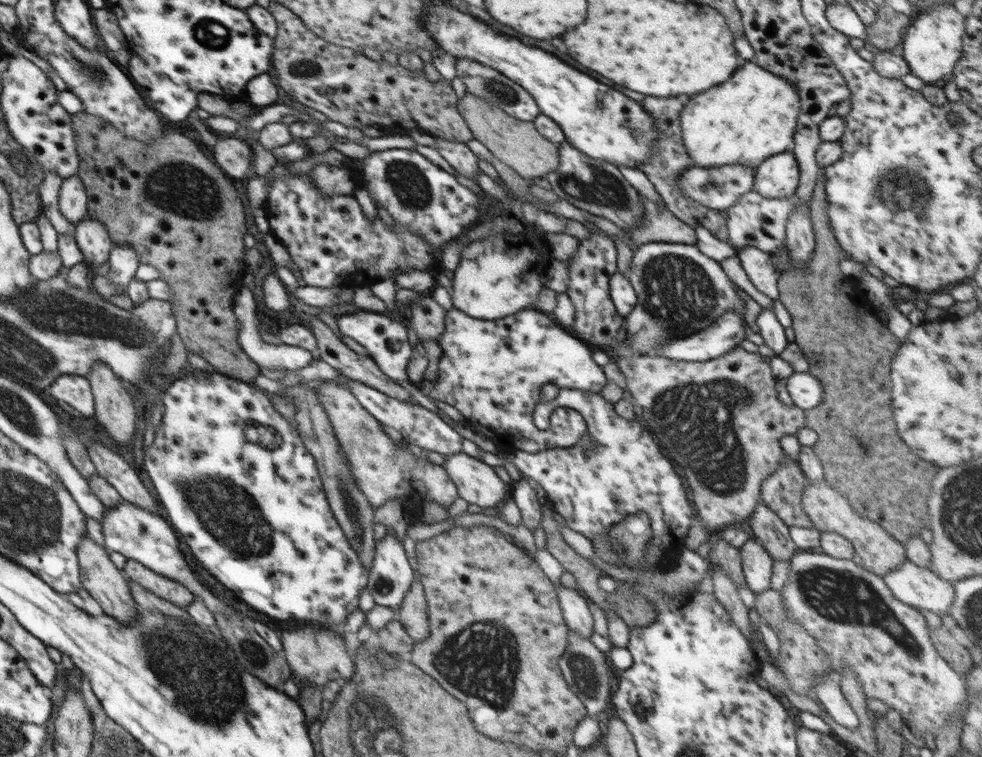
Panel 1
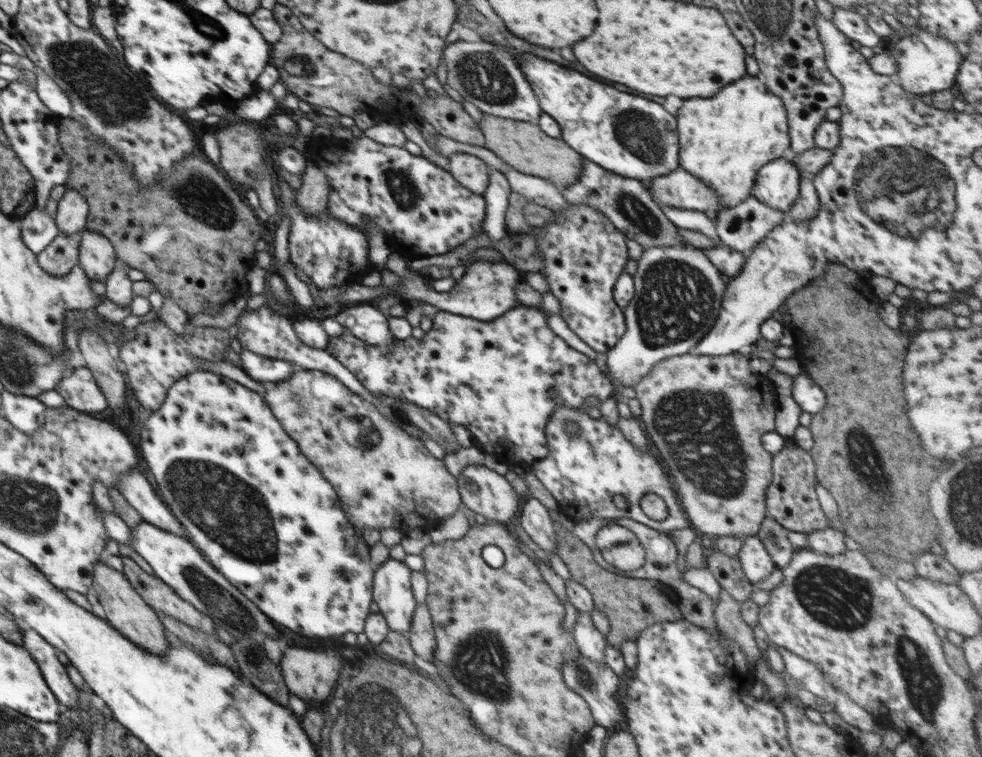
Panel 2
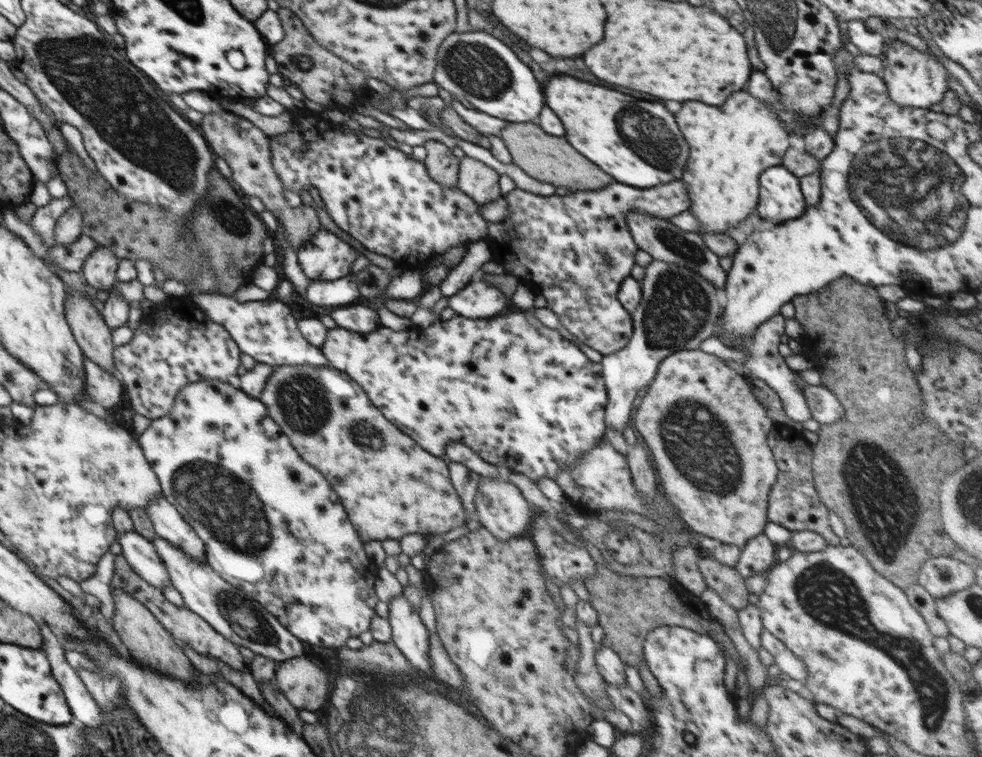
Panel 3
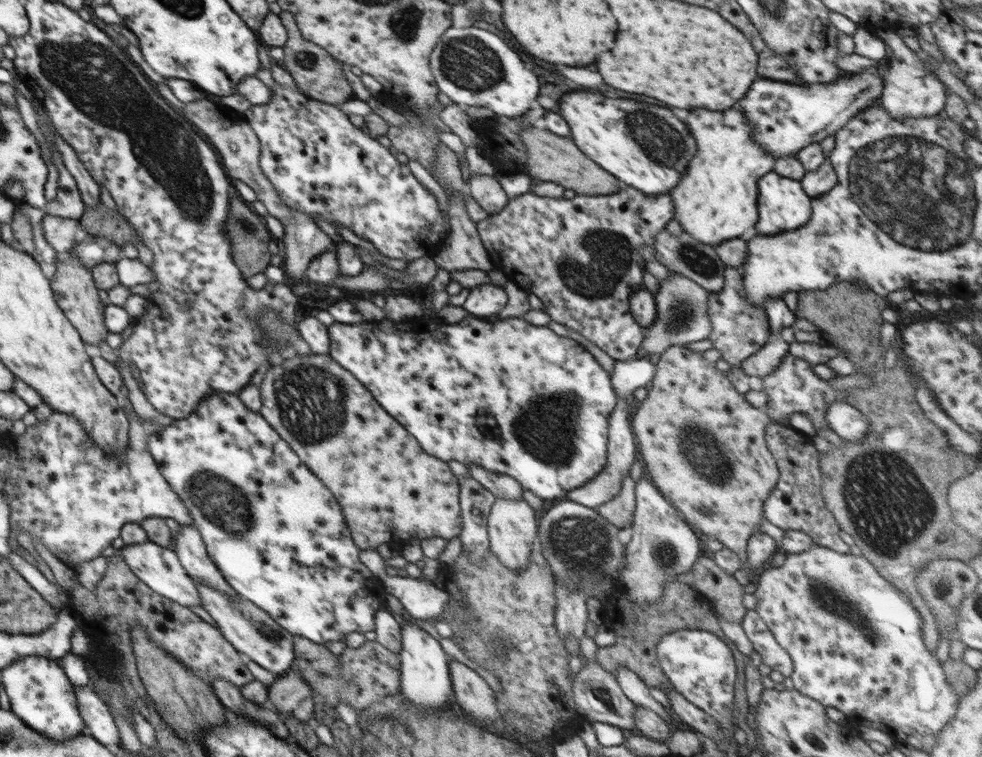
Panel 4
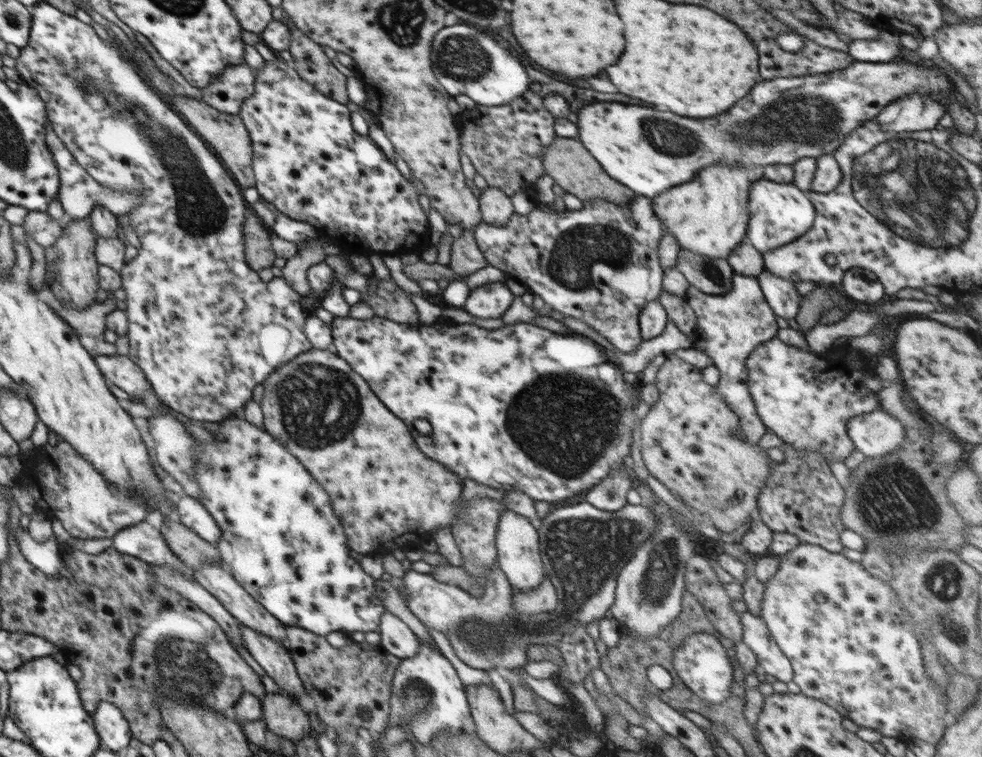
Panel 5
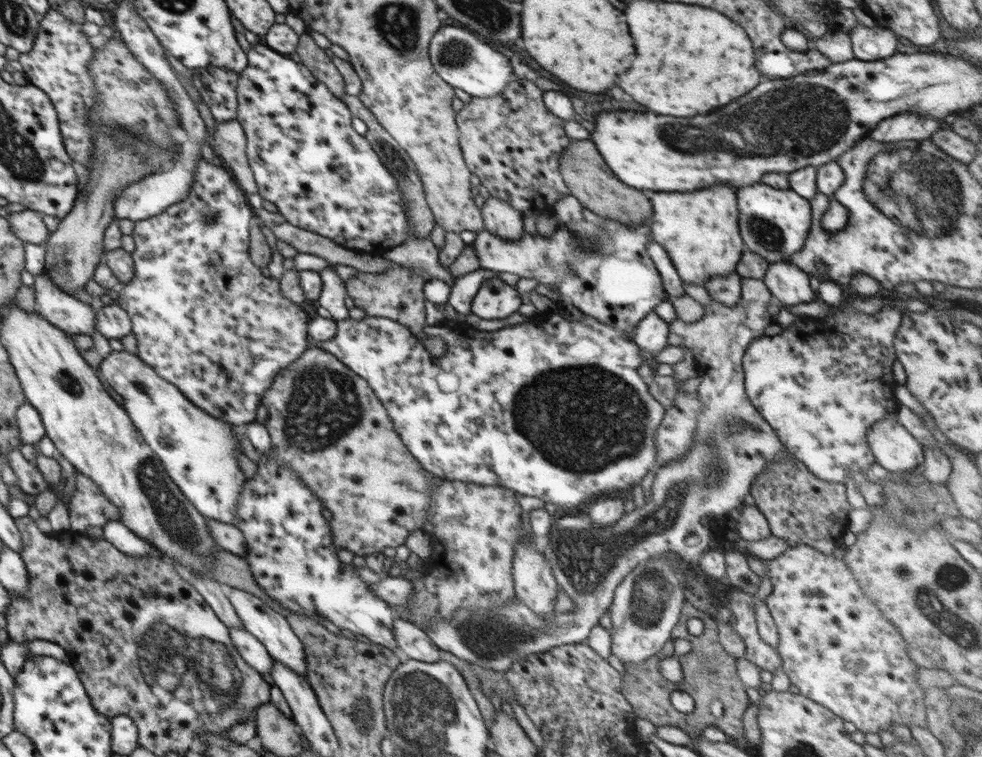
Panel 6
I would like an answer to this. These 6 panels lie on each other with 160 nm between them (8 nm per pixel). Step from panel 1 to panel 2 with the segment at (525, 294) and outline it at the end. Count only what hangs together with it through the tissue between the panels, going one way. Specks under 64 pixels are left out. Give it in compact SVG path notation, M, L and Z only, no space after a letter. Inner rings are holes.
M474 261L467 263L468 271L457 280L452 290L445 293L433 293L432 289L424 285L421 275L417 275L414 269L411 269L411 277L404 279L401 277L399 287L394 290L403 301L415 298L421 302L437 306L440 311L451 312L473 318L481 321L490 321L502 316L505 312L516 307L516 298L514 289L516 284L522 282L521 276L523 272L517 270L507 261Z

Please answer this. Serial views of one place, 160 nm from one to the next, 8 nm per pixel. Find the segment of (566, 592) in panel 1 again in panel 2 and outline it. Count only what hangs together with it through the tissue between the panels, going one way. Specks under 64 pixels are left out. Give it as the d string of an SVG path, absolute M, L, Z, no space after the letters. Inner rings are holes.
M579 612L573 637L582 656L587 656L592 662L605 663L604 650L606 650L607 639L594 628L590 613Z

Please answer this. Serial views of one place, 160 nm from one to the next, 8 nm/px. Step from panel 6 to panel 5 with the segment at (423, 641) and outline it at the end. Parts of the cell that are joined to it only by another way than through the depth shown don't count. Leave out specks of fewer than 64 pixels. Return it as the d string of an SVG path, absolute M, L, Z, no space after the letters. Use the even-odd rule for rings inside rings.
M385 611L381 616L380 645L399 659L412 658L421 645L416 634L398 616Z

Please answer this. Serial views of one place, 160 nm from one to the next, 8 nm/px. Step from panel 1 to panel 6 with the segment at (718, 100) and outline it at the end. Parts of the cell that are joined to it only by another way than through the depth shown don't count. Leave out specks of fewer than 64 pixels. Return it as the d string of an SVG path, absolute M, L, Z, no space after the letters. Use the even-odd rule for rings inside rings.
M716 184L694 194L658 192L650 198L654 216L650 222L651 240L663 246L683 282L702 285L713 276L735 272L745 248L738 232L736 188Z

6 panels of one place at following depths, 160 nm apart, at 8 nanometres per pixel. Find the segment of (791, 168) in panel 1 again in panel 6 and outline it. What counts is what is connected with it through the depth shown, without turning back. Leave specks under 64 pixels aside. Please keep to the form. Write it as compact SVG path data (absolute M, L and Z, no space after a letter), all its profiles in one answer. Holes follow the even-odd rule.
M754 184L738 190L738 226L746 250L760 255L767 264L787 260L804 247L811 223L811 204L792 190L776 190L766 184Z

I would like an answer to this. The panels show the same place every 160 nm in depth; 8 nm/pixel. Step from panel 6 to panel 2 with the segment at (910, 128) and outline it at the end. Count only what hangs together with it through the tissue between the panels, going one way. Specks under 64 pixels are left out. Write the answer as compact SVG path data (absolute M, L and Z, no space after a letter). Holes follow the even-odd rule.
M917 27L914 29L914 35L902 37L900 42L892 48L890 56L897 64L894 77L899 81L899 85L906 92L918 95L954 89L955 76L962 62L958 47L954 47L950 40Z

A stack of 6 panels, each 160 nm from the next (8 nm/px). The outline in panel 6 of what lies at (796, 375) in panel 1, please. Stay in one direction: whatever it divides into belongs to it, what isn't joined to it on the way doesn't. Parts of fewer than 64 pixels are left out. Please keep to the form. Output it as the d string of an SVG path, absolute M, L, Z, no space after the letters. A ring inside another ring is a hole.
M897 418L872 425L866 431L866 442L876 462L887 471L907 474L925 466L924 447Z

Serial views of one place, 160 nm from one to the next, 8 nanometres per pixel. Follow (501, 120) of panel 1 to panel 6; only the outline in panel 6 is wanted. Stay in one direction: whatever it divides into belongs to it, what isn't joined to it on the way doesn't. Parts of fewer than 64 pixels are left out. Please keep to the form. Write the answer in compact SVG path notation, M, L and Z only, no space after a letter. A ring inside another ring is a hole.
M572 139L569 147L563 151L559 160L559 171L563 176L566 188L574 195L584 208L588 208L601 217L611 217L625 226L634 227L644 224L652 216L652 204L644 192L628 188L607 166L592 139ZM586 182L594 182L586 186Z

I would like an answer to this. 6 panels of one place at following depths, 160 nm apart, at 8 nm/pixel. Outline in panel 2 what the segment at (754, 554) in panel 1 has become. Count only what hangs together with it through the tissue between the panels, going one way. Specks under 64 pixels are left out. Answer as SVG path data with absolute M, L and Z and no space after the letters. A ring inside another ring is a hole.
M756 535L744 538L737 556L747 579L759 586L778 566L774 564L769 552Z

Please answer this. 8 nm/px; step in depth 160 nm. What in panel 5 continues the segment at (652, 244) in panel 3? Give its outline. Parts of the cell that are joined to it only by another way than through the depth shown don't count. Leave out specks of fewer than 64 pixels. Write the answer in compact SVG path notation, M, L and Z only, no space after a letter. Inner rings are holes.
M679 249L676 268L692 286L706 294L726 294L733 285L735 271L724 258L708 258Z

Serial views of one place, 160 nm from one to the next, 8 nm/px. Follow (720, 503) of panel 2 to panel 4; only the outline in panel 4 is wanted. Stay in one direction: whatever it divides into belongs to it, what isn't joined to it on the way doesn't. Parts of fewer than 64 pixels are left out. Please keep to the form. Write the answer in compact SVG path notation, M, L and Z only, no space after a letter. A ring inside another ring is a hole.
M672 345L666 348L660 355L656 372L651 381L652 388L648 391L647 398L641 403L637 403L631 417L631 426L637 443L638 457L644 466L644 473L659 488L659 491L668 498L670 503L679 510L682 518L686 520L687 524L695 532L720 541L724 547L728 547L745 562L747 560L748 540L754 534L760 532L761 520L764 518L763 504L779 481L779 469L777 468L776 460L770 453L765 441L765 432L772 423L771 419L764 410L754 408L752 404L749 404L745 396L734 389L725 372L718 370L714 363L701 357L701 353L690 350L688 346Z

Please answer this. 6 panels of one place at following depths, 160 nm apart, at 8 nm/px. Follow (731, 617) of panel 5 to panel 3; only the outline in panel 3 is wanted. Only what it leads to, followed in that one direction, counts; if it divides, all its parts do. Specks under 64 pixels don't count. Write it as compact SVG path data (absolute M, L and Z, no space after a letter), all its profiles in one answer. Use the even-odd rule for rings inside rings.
M710 553L702 554L698 566L707 588L716 590L732 608L738 611L749 603L751 592L735 567L718 562Z

